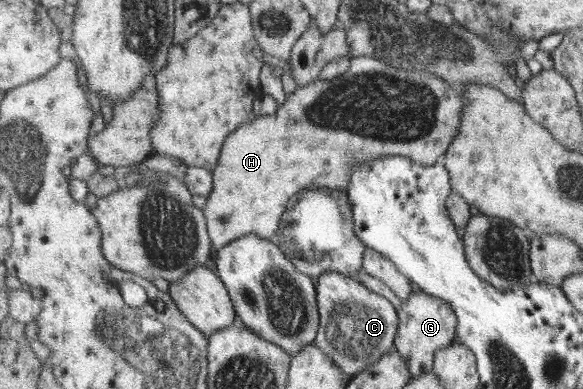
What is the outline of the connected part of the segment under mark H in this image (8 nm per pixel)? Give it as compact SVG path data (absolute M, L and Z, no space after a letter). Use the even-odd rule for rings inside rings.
M355 55L348 72L340 77L318 79L301 86L289 94L273 114L257 117L226 139L213 173L214 192L208 196L203 208L214 249L219 251L232 241L249 235L273 240L291 200L305 190L318 187L347 189L355 165L370 164L392 155L410 157L426 167L442 162L462 125L462 113L466 109L464 86L450 84L429 70L402 69L365 55Z

